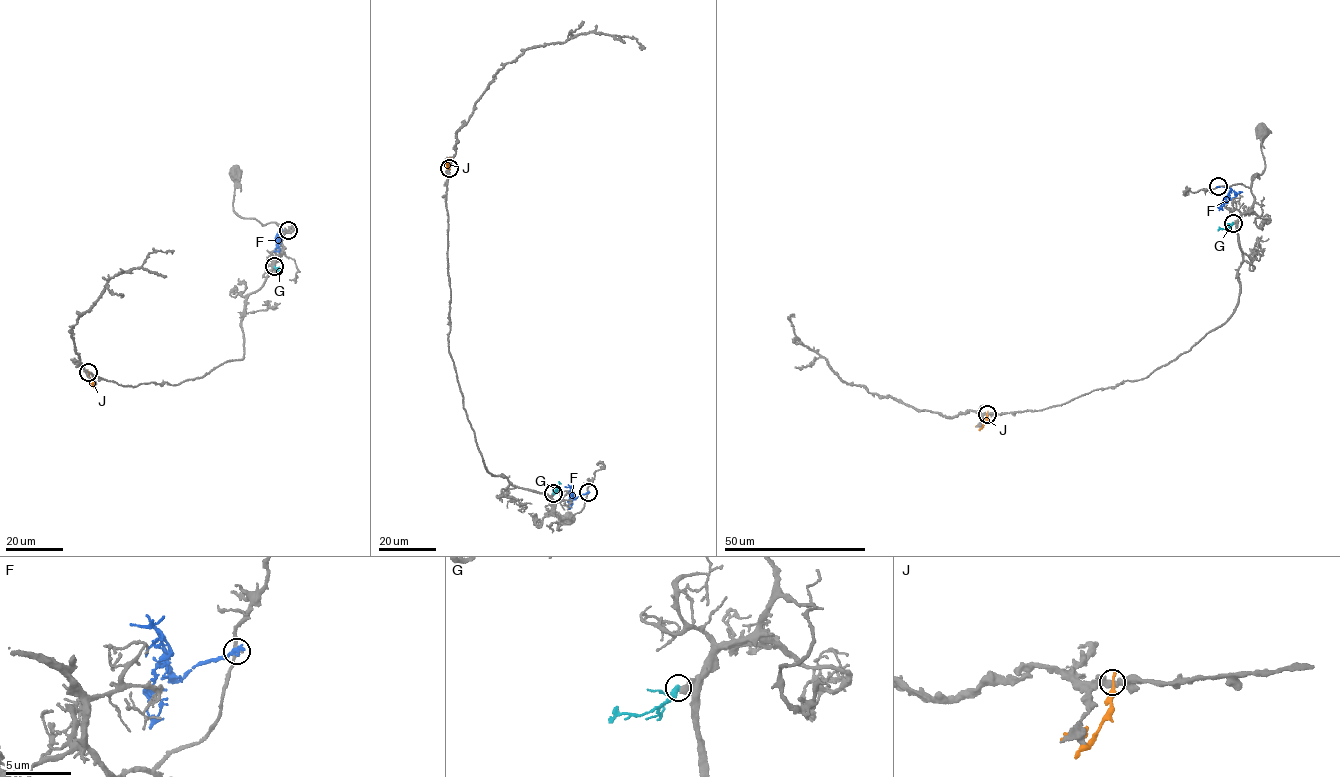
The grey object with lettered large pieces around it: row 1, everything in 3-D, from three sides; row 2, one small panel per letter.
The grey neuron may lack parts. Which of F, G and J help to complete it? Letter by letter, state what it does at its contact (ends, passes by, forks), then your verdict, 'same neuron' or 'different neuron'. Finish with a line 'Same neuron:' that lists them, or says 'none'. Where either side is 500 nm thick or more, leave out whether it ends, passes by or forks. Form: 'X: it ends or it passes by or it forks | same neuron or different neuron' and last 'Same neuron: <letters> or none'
F: it ends | different neuron
G: it ends | different neuron
J: it ends | different neuron
Same neuron: none

